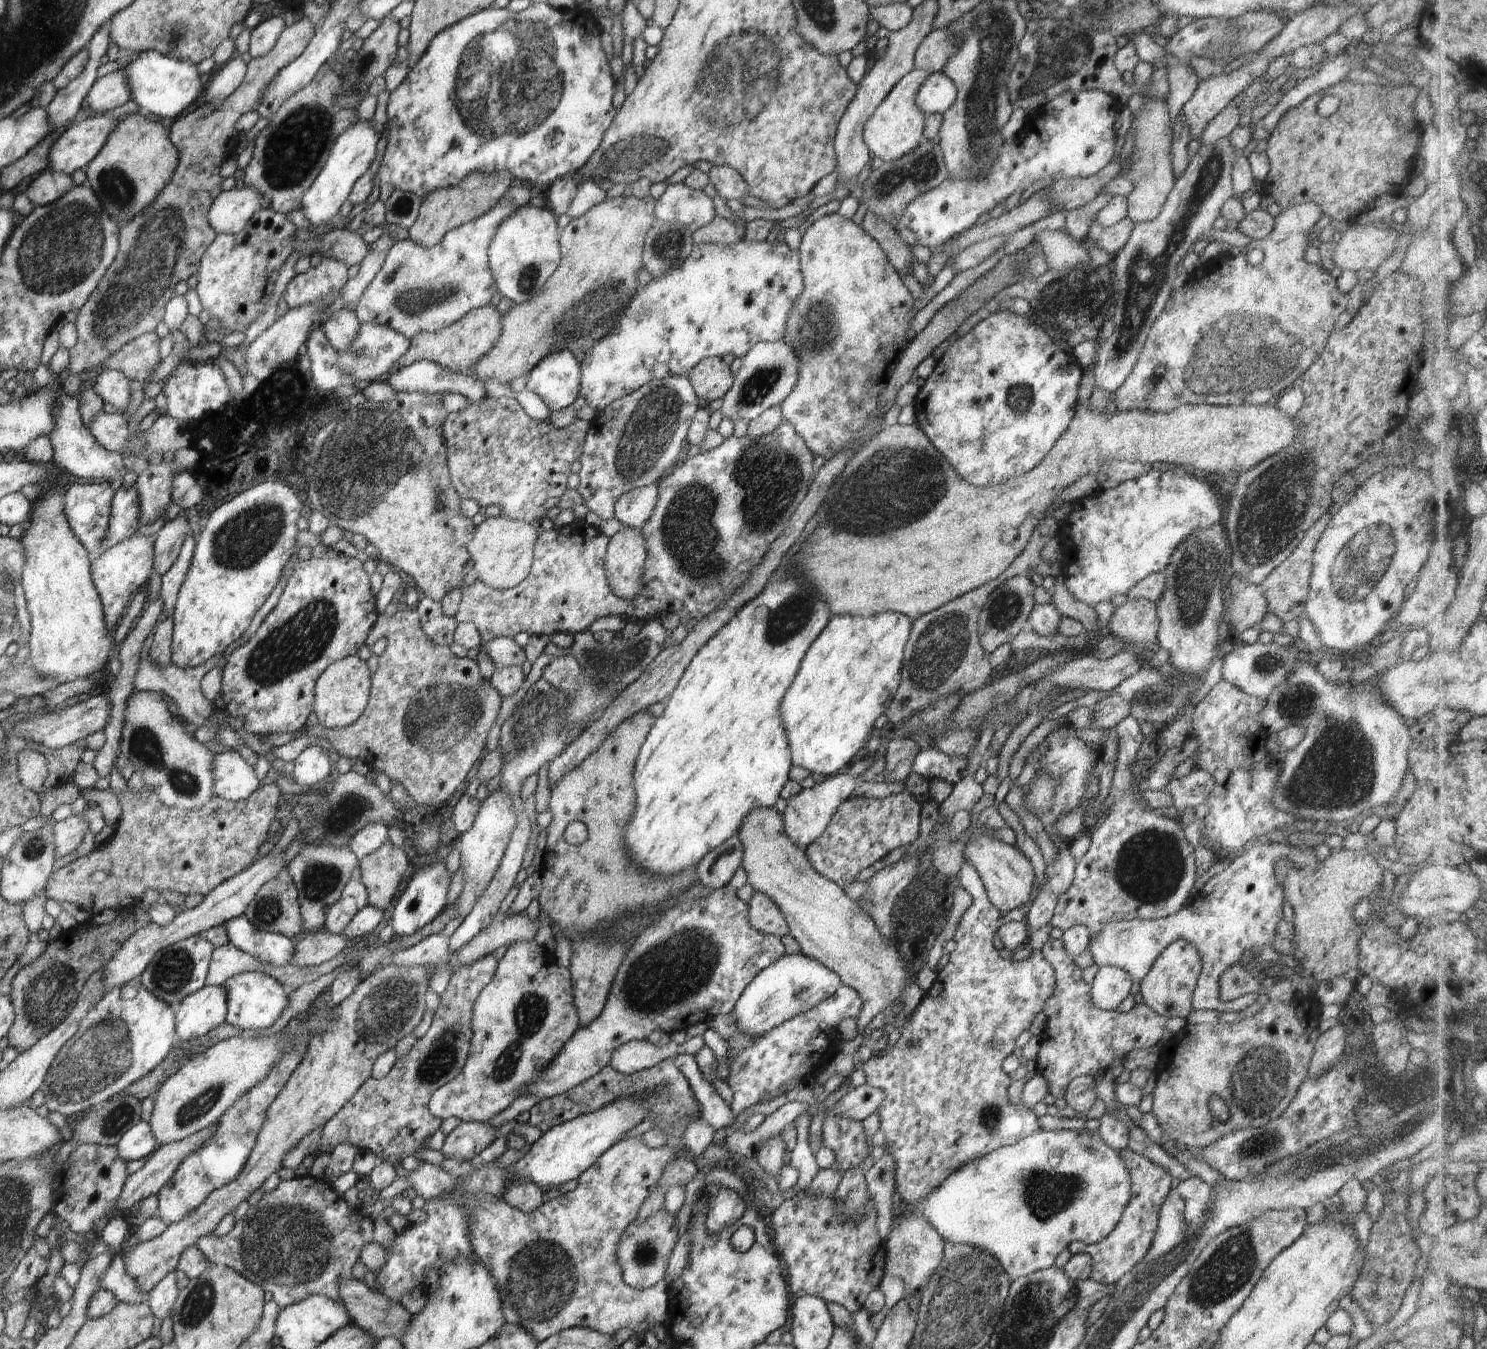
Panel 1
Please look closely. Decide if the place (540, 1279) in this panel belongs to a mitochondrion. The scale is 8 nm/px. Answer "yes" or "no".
yes

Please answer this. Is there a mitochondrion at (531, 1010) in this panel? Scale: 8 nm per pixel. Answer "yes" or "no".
yes

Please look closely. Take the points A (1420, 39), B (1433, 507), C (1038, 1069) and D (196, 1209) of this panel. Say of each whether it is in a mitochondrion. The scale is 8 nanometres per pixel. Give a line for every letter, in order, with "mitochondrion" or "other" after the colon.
A: other
B: other
C: other
D: other

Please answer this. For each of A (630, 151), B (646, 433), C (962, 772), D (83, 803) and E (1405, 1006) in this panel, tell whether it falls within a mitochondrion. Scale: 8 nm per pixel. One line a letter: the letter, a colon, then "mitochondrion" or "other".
A: mitochondrion
B: mitochondrion
C: other
D: other
E: other

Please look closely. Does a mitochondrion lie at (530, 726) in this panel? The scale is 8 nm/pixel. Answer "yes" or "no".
yes

